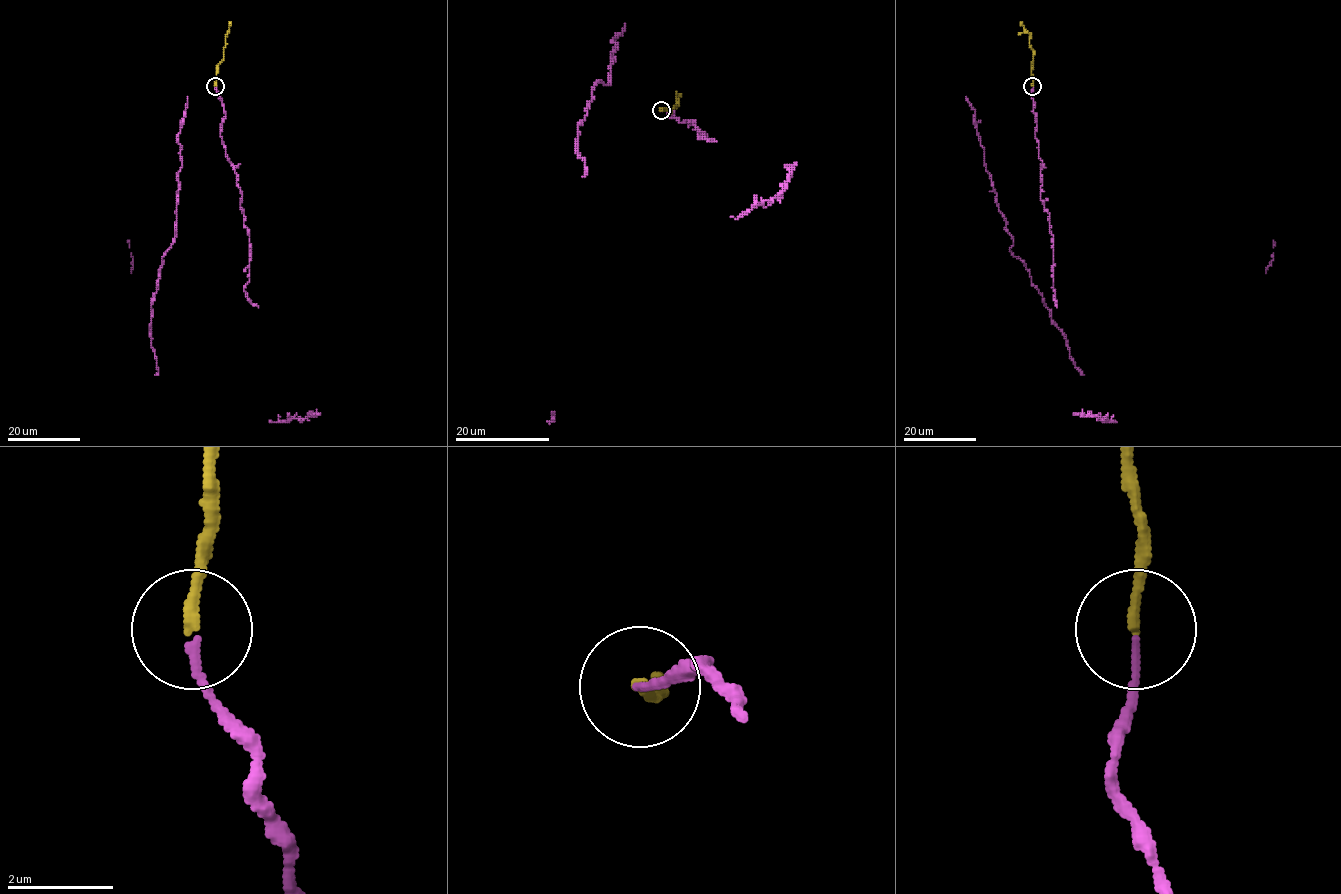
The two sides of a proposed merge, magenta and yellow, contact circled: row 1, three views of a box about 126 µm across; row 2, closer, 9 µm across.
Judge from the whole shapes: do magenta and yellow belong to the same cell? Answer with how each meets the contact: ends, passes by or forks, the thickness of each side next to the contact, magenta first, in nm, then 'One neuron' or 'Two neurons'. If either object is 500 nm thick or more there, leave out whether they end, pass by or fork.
At the ring magenta ends. At the ring yellow ends. Thickness 130 nm (magenta) against 200 nm. One neuron

